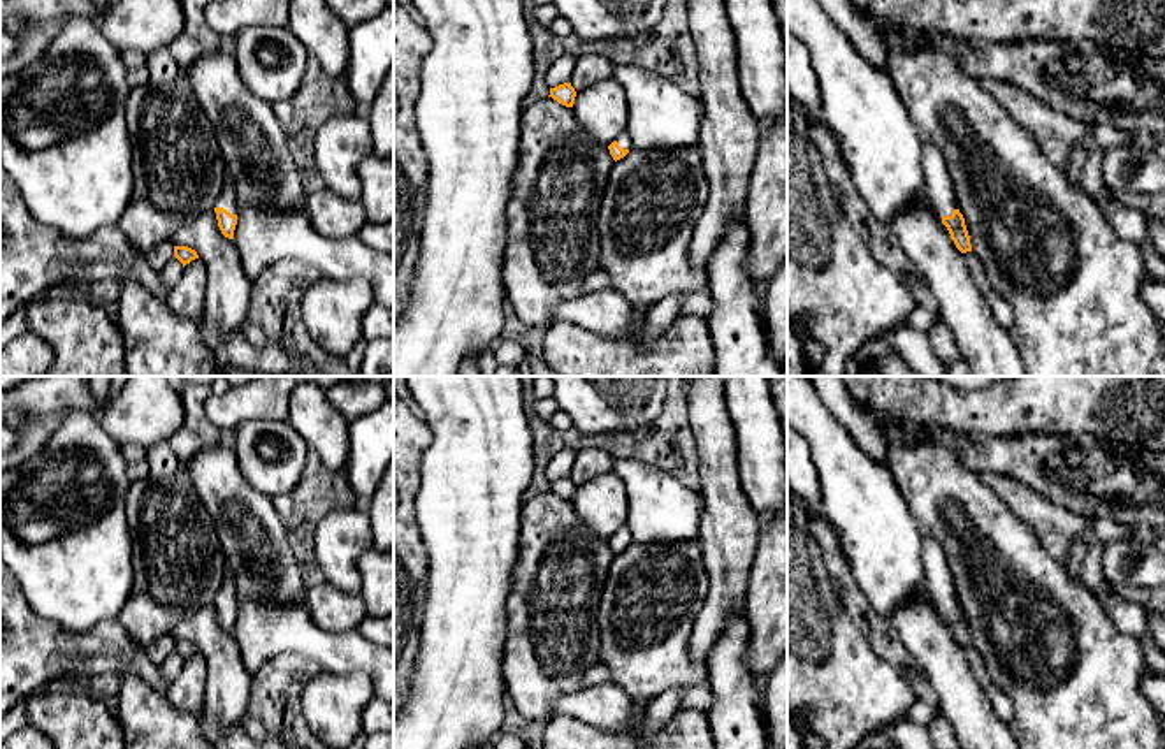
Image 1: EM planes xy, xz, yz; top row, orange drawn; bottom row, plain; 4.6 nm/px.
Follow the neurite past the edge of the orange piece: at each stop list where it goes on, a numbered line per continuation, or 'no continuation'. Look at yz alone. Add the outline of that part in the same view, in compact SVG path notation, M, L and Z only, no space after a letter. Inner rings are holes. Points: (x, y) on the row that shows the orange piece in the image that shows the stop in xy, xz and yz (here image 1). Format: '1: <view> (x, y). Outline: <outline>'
1: yz (939, 187). Outline: M924 137L923 144L923 171L926 192L938 216L951 216L952 211L958 209L958 202L952 192L952 183L947 172L945 158L930 139Z

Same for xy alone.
1: xy (227, 199). Outline: M225 176L223 190L216 200L216 207L227 209L230 215L239 213L235 192L234 192L234 183L230 178Z

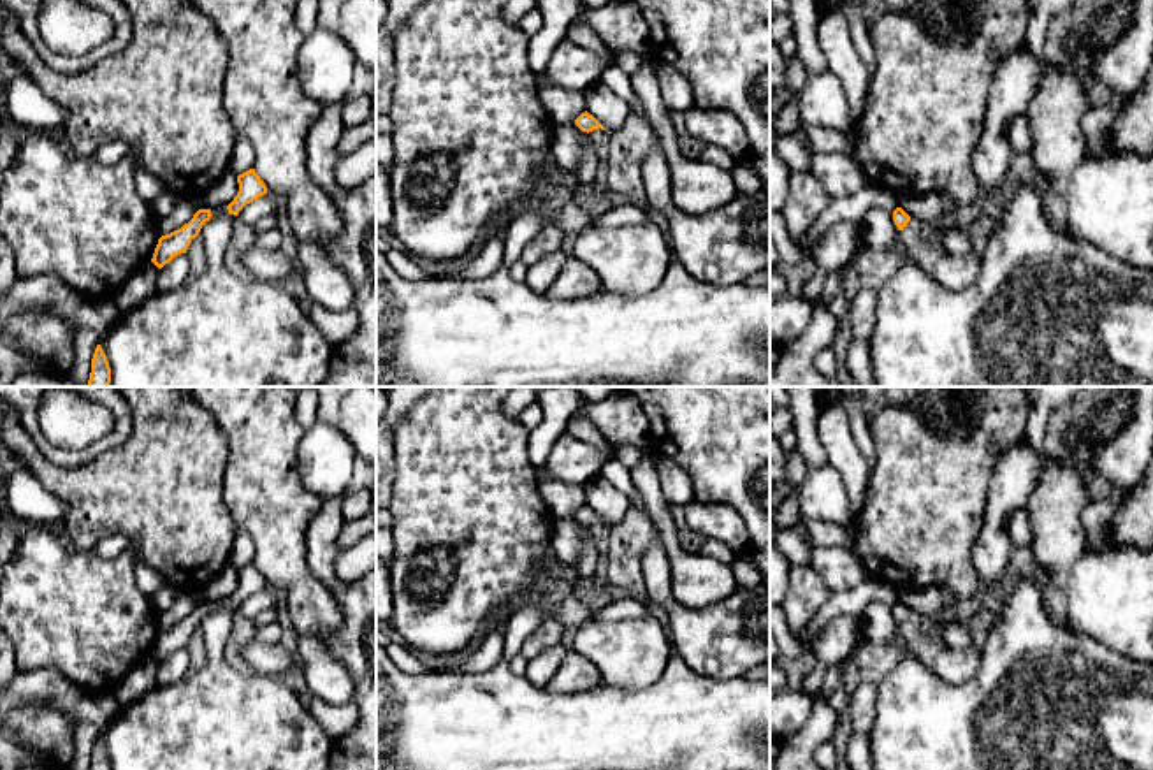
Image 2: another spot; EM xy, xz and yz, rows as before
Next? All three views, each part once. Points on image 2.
no continuation

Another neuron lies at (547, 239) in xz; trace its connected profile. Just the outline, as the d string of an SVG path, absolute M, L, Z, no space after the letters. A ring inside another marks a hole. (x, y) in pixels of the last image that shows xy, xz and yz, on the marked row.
M547 223L524 246L520 260L531 267L545 255L562 248L564 234L559 227Z

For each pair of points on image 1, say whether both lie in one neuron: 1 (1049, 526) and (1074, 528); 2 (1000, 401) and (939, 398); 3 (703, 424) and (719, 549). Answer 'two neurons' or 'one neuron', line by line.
1: one neuron
2: one neuron
3: one neuron

